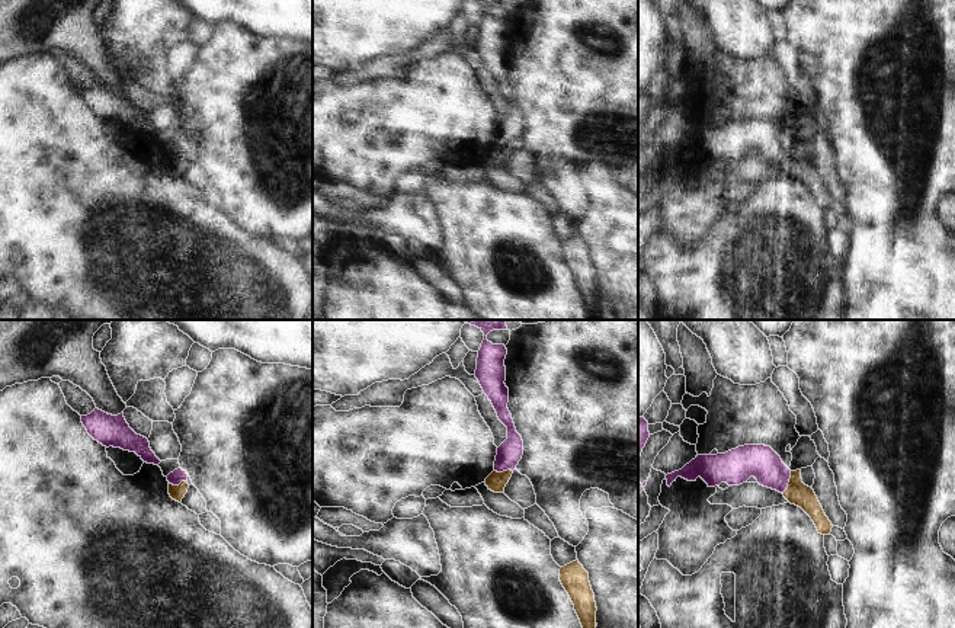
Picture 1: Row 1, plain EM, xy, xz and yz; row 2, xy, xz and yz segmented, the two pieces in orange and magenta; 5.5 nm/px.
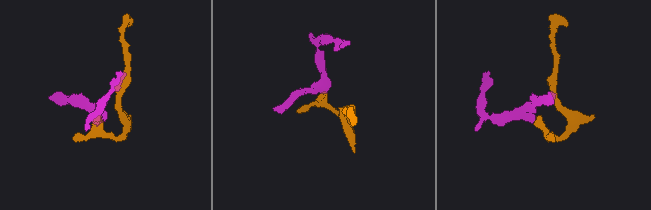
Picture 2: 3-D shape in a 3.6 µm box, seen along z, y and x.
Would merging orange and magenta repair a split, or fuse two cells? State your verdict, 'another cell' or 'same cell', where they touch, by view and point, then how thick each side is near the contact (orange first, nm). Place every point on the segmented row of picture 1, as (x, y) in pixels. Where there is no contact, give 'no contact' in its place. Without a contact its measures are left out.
another cell | yz (788, 483) | 130/190 nm

